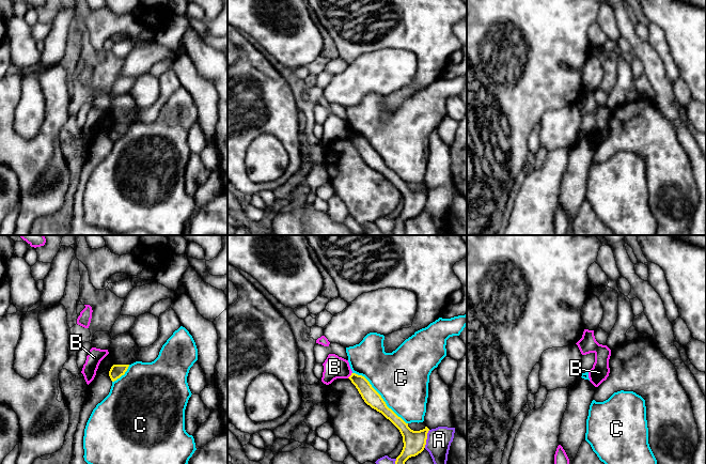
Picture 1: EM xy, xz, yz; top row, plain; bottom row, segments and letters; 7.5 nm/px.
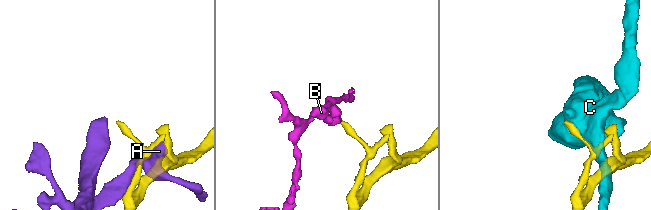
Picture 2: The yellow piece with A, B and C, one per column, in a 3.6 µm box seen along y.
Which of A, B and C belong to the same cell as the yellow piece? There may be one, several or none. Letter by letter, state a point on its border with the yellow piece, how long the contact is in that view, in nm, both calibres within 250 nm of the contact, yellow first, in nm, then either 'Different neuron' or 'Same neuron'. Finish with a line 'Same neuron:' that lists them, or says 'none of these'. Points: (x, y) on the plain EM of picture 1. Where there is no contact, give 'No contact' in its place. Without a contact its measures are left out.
A: Touches yellow at xz (426, 199). Shared border 140 nm. Thickness 170 nm (yellow) against 180 nm. Different neuron
B: Touches yellow at xz (350, 136). Shared border 60 nm. Thickness 120 nm (yellow) against 170 nm. Different neuron
C: Touches yellow at xz (380, 156). Shared border 550 nm. Thickness 120 nm (yellow) against 400 nm. Different neuron
Same neuron: none of these

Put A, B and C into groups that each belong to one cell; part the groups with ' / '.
A / B / C

